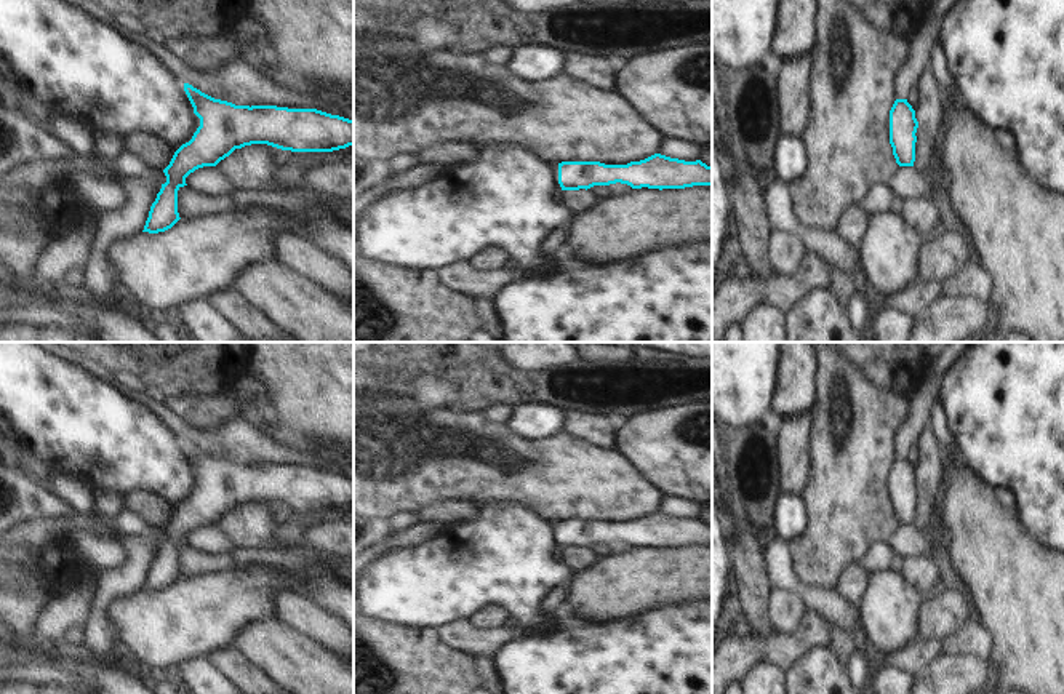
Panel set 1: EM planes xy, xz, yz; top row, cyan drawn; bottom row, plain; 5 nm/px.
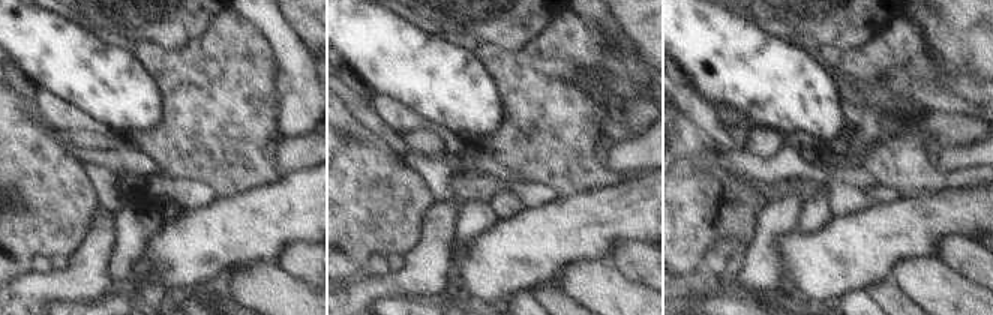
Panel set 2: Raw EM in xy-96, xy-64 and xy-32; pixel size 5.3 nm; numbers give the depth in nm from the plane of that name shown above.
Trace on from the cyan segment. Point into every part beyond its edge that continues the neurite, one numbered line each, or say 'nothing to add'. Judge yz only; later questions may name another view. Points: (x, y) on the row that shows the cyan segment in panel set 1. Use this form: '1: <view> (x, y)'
nothing to add

